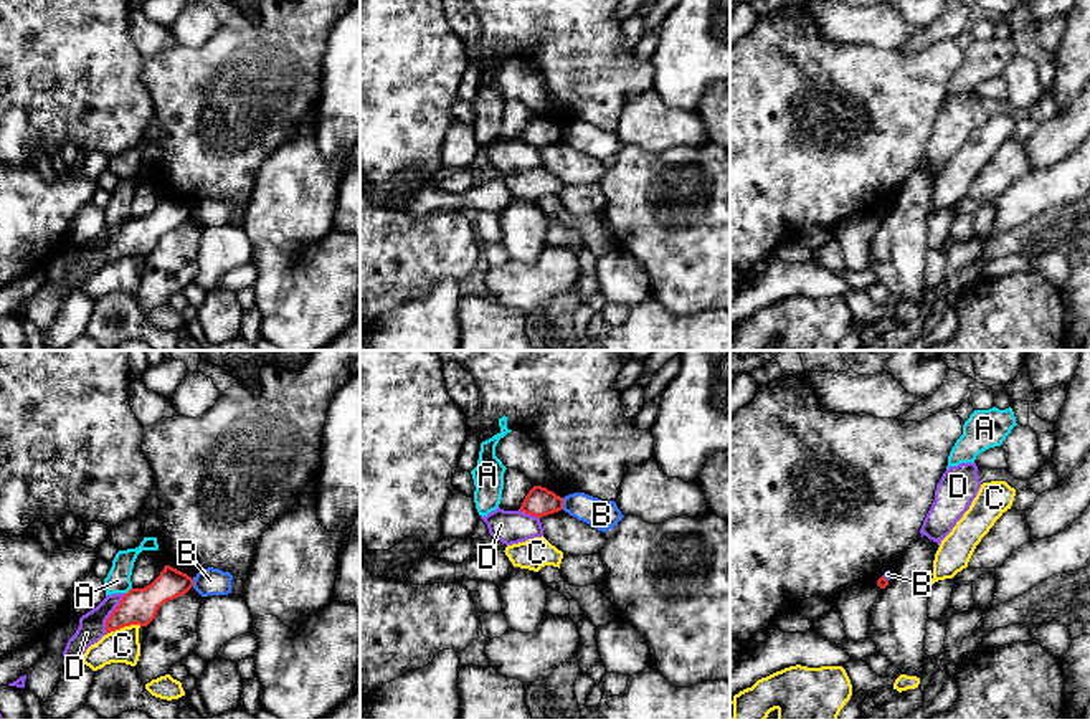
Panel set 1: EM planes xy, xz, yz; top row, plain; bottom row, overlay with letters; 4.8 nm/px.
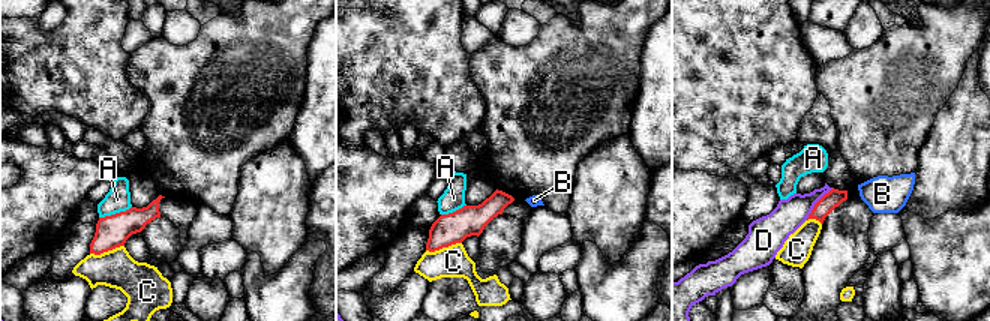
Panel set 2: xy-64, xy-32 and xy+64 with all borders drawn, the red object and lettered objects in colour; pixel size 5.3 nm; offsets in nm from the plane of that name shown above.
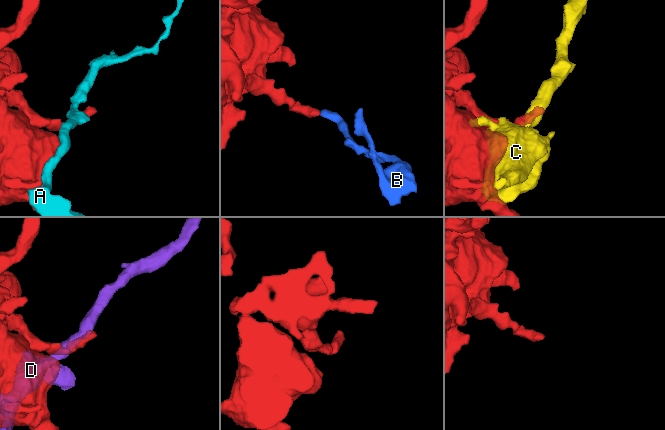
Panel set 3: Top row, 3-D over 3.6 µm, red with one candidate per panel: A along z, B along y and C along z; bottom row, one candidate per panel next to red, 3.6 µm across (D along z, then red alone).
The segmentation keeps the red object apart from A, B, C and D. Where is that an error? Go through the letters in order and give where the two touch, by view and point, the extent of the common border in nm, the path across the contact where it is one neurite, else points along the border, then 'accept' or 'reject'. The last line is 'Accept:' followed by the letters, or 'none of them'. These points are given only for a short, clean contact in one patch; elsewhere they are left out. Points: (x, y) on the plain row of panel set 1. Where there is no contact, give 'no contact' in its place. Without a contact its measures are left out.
A: contact xy (129, 220); length 50 nm; reject
B: contact xz (562, 133); length 60 nm; border xz (562, 128), (563, 138); reject
C: contact xy (123, 257); length 180 nm; reject
D: contact xy (111, 243); length 220 nm; reject
Accept: none of them

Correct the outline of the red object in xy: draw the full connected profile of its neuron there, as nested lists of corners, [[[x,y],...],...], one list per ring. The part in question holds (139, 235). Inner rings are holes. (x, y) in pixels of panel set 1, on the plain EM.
[[[165,195],[160,205],[144,218],[130,218],[106,250],[106,264],[124,256],[147,256],[159,238],[193,217],[193,208],[187,203]]]

